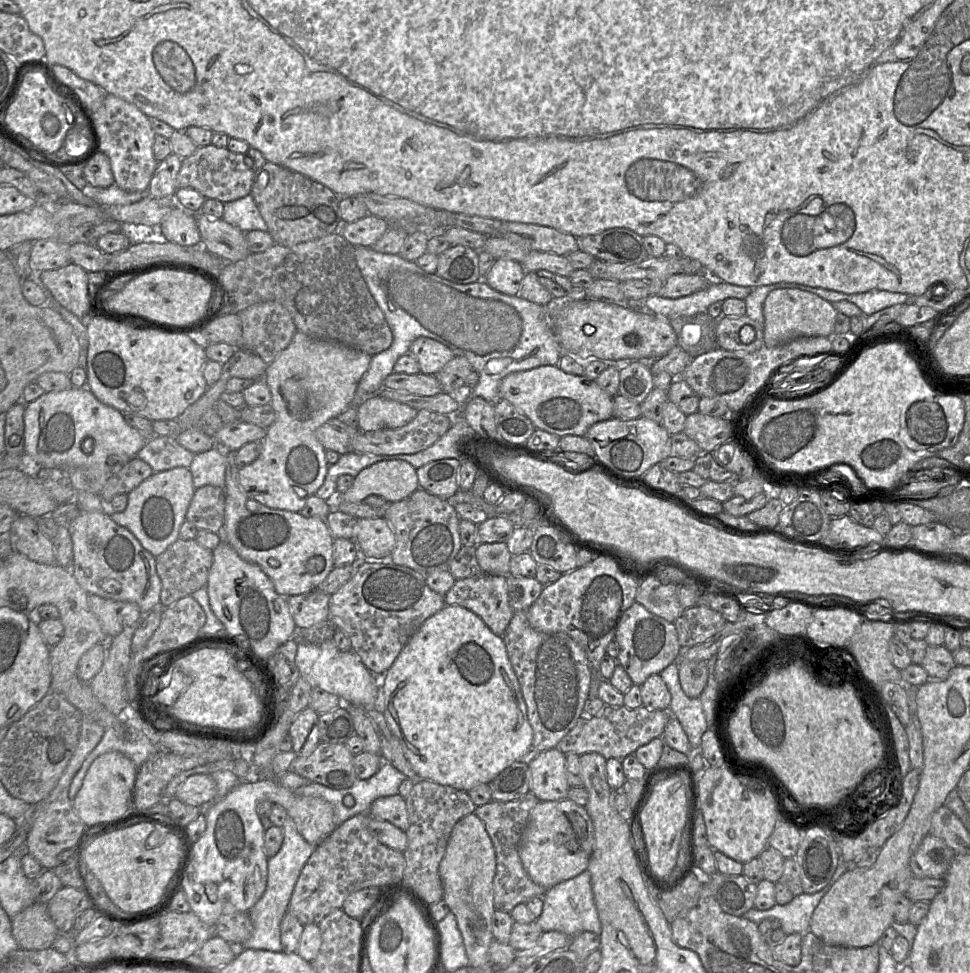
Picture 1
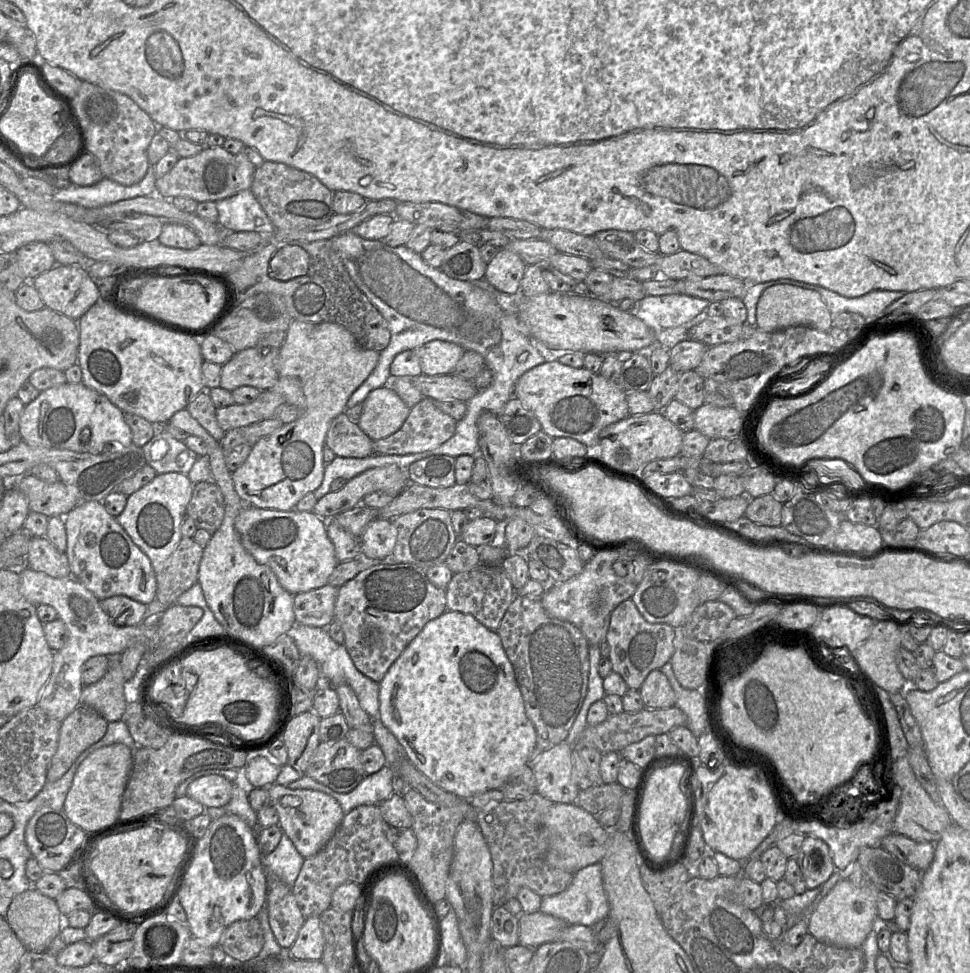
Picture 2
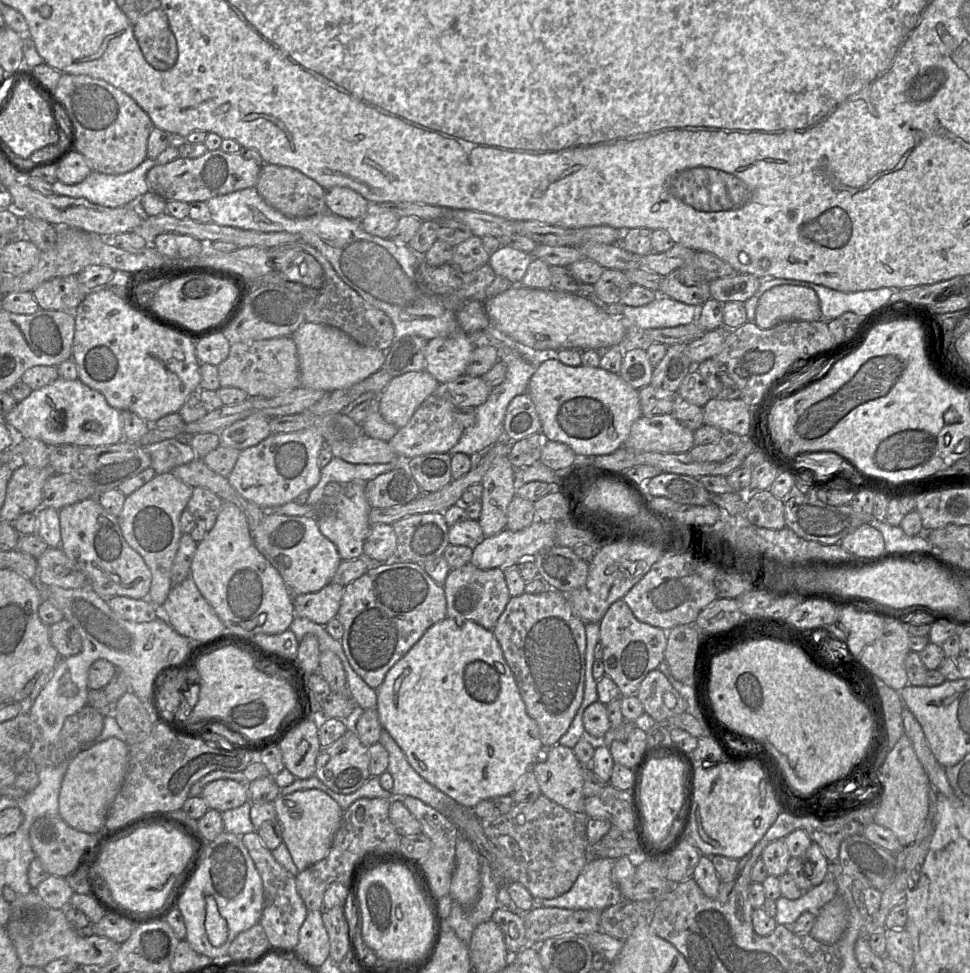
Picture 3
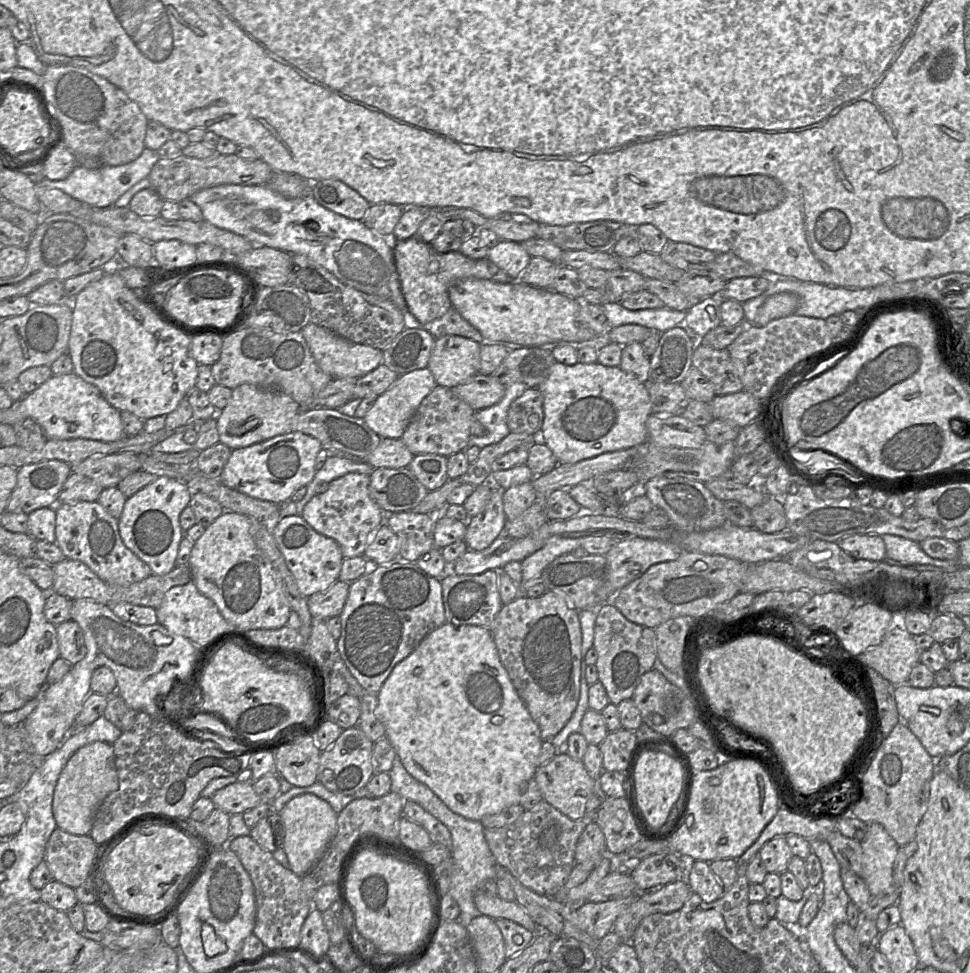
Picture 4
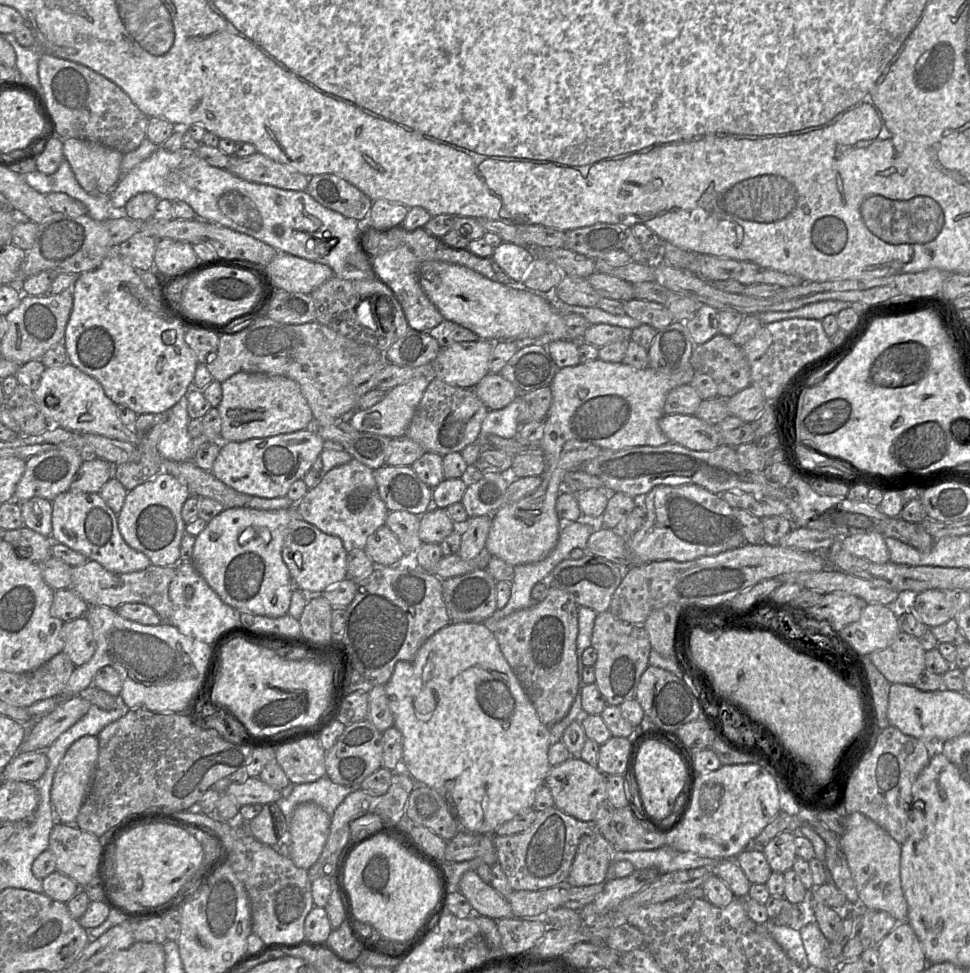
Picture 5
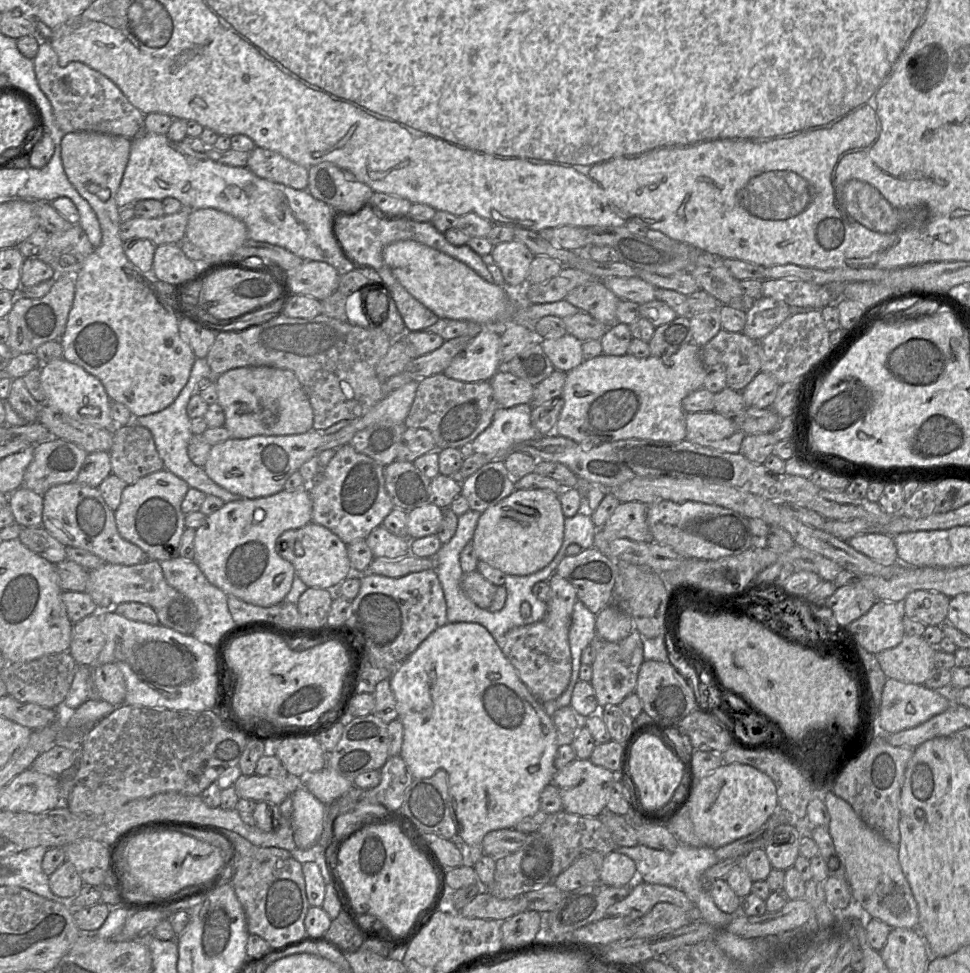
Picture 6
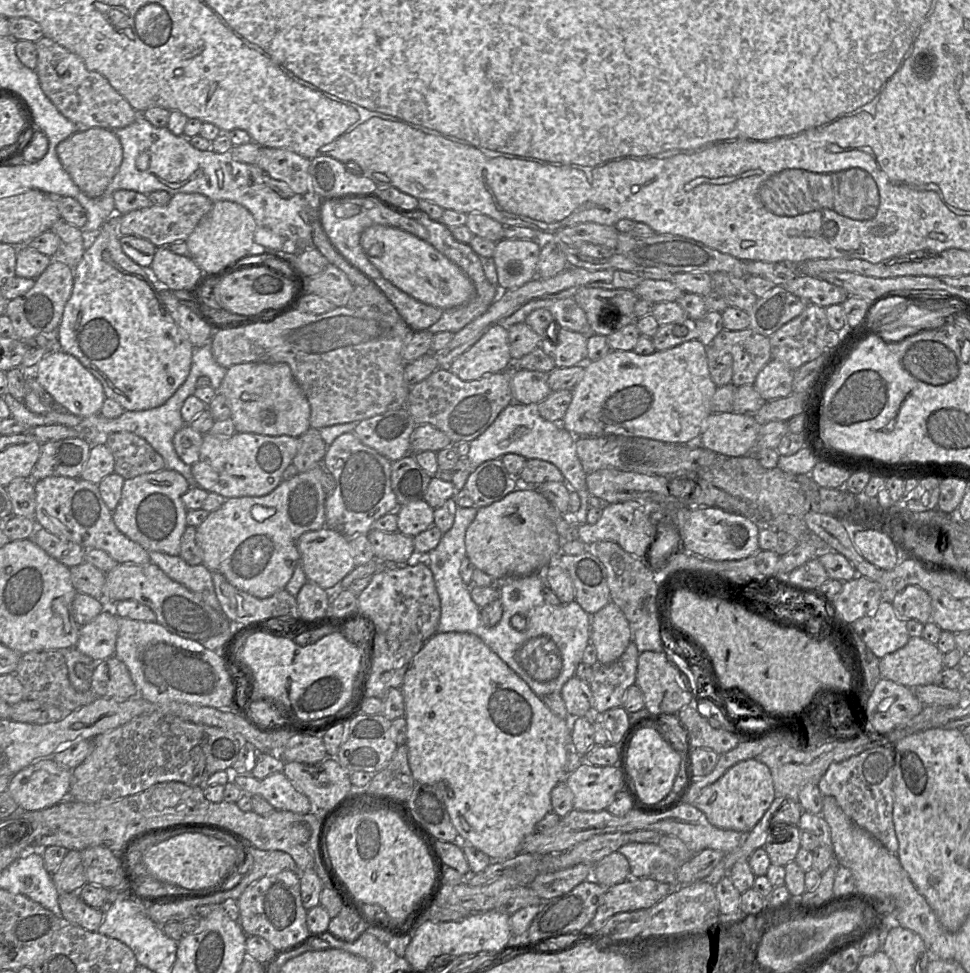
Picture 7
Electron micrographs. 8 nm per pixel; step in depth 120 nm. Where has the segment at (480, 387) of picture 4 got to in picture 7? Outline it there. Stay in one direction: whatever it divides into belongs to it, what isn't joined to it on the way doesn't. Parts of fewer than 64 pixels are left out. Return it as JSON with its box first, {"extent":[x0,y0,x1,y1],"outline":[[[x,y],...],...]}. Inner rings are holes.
{"extent":[511,368,552,406],"outline":[[[514,368],[511,374],[513,402],[536,406],[552,392],[548,377],[549,373]]]}

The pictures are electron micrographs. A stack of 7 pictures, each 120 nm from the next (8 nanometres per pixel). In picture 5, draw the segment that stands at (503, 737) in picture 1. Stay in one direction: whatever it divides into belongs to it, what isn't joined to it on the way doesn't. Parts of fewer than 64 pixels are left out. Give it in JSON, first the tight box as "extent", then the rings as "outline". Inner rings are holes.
{"extent":[385,622,553,834],"outline":[[[482,622],[450,623],[438,630],[410,660],[396,663],[385,690],[393,713],[394,726],[403,736],[402,762],[414,781],[425,783],[444,798],[460,829],[473,834],[494,834],[496,828],[511,820],[521,810],[533,808],[535,793],[545,784],[545,778],[551,768],[548,762],[548,749],[553,739],[549,727],[539,719],[535,707],[504,658],[494,633]]]}

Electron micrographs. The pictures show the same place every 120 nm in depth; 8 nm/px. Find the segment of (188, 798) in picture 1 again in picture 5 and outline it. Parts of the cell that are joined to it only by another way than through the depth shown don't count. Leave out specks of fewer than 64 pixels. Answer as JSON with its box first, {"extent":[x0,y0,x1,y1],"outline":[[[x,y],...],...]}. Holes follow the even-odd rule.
{"extent":[226,777,281,806],"outline":[[[249,777],[244,783],[231,783],[226,789],[226,792],[233,796],[240,806],[275,803],[281,797],[280,791],[264,783],[259,777]]]}

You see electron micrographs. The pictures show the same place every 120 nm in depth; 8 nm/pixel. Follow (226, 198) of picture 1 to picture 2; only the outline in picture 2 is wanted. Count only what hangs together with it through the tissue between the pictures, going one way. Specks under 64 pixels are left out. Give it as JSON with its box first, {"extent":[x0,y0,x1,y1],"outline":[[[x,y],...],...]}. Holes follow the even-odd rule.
{"extent":[155,146,255,202],"outline":[[[205,146],[194,156],[179,158],[168,173],[157,178],[155,194],[166,199],[182,196],[197,202],[217,201],[251,188],[255,169],[243,152],[232,154],[223,146]]]}

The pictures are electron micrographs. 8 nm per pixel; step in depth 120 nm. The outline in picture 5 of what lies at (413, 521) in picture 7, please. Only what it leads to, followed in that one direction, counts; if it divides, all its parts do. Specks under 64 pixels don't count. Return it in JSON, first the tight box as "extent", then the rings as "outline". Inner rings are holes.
{"extent":[419,507,455,543],"outline":[[[431,507],[420,516],[419,538],[422,543],[441,543],[455,529],[445,509]]]}

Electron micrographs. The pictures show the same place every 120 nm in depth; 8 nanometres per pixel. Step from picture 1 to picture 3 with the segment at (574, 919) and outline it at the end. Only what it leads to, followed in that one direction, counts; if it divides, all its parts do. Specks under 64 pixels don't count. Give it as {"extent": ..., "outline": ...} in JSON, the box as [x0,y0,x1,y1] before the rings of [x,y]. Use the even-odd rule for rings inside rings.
{"extent":[536,858,622,910],"outline":[[[611,858],[589,860],[566,893],[536,901],[536,905],[570,910],[605,910],[614,901],[622,899],[613,879],[614,862]]]}

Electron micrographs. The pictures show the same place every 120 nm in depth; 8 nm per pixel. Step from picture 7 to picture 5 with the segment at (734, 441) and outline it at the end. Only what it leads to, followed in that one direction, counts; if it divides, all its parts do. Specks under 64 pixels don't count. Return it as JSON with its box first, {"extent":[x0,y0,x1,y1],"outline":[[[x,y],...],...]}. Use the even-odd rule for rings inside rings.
{"extent":[659,414,722,450],"outline":[[[665,414],[659,420],[659,427],[669,442],[691,450],[714,450],[722,445],[717,425],[711,425],[696,415]]]}

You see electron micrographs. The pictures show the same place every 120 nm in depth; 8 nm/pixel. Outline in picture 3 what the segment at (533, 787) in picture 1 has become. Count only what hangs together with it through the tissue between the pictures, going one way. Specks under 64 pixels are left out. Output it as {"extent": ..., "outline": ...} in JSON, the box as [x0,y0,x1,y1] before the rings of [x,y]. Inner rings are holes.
{"extent":[530,744,585,814],"outline":[[[556,744],[544,762],[530,768],[541,794],[574,814],[585,814],[583,788],[584,766],[572,749]]]}

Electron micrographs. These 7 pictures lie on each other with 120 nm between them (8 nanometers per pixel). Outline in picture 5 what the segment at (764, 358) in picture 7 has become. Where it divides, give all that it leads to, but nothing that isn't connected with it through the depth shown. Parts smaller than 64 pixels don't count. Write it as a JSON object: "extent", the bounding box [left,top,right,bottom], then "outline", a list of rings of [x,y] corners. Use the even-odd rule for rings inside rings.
{"extent":[691,333,751,399],"outline":[[[721,333],[706,343],[694,346],[691,365],[695,372],[713,378],[718,387],[718,396],[723,399],[751,385],[751,369],[742,347]]]}

